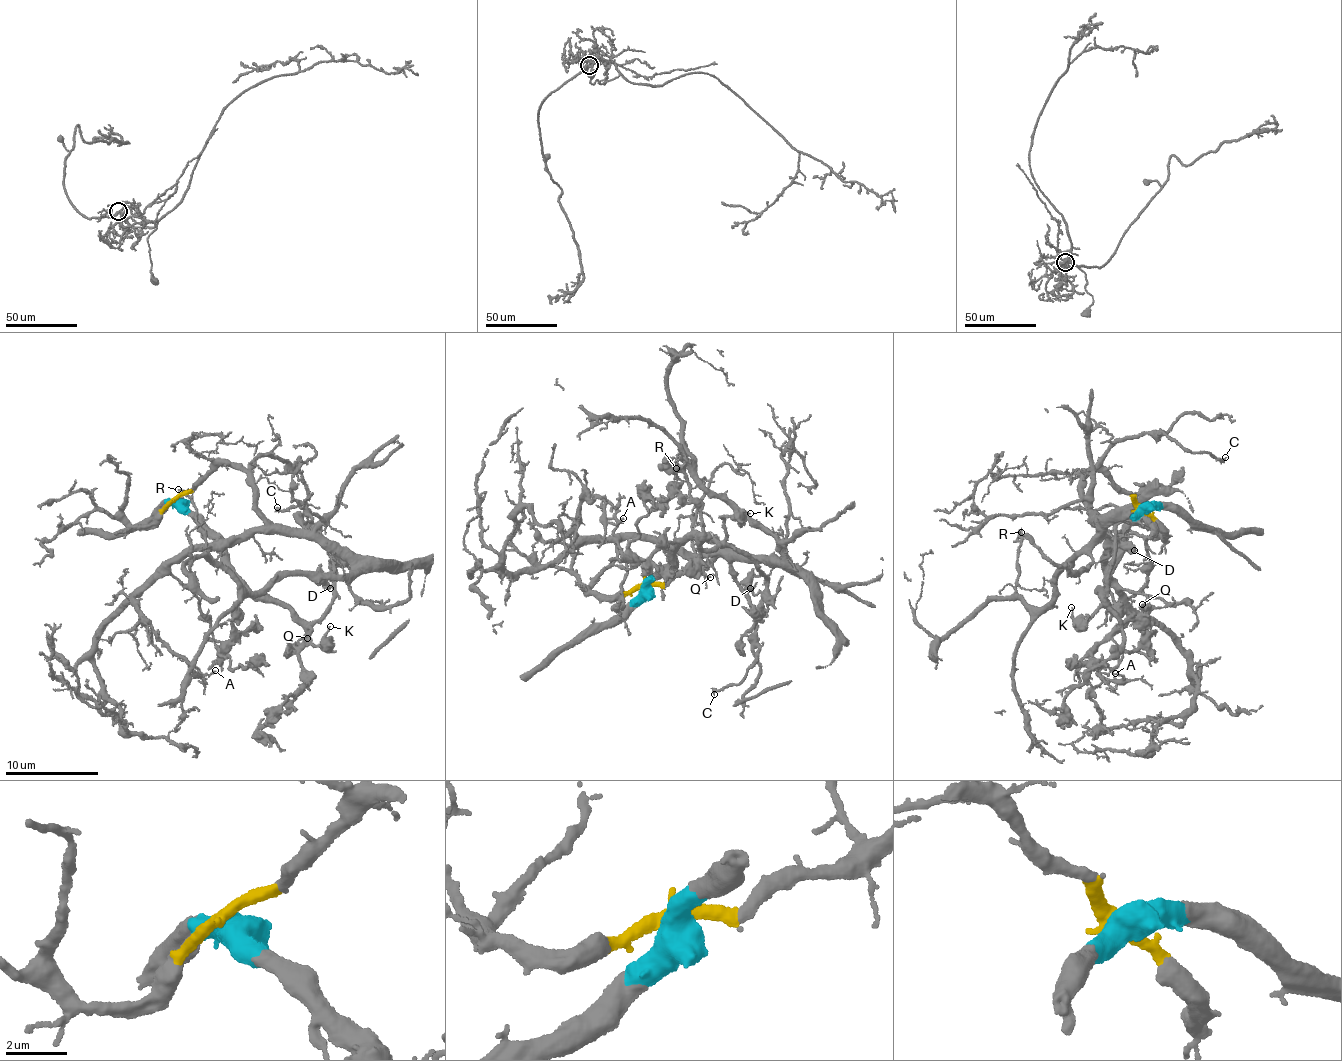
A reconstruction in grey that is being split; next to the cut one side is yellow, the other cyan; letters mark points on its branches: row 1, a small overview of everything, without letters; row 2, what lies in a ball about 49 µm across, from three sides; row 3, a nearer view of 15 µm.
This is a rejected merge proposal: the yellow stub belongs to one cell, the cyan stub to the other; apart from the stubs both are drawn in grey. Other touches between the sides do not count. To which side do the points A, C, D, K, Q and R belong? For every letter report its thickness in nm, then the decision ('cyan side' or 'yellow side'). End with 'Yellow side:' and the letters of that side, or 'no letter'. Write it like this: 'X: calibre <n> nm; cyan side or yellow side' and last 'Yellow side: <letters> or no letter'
A: calibre 130 nm; yellow side
C: calibre 280 nm; yellow side
D: calibre 440 nm; cyan side
K: calibre 130 nm; cyan side
Q: calibre 160 nm; cyan side
R: calibre 130 nm; yellow side
Yellow side: A, C, R

